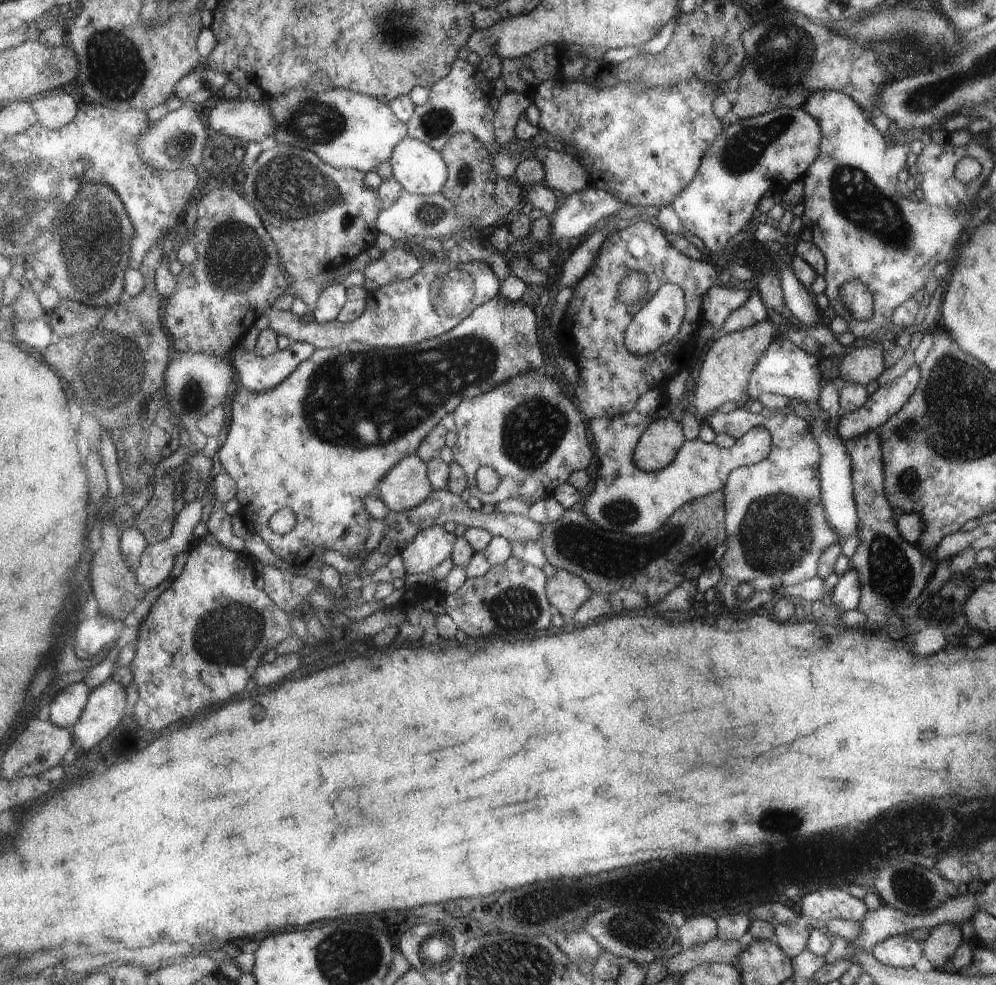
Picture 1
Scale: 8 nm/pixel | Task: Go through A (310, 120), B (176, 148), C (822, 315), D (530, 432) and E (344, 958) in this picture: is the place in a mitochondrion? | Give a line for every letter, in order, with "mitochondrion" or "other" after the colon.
A: mitochondrion
B: mitochondrion
C: other
D: mitochondrion
E: mitochondrion

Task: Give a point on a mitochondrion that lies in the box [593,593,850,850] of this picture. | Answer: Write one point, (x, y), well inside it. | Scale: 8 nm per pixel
(792, 818)

